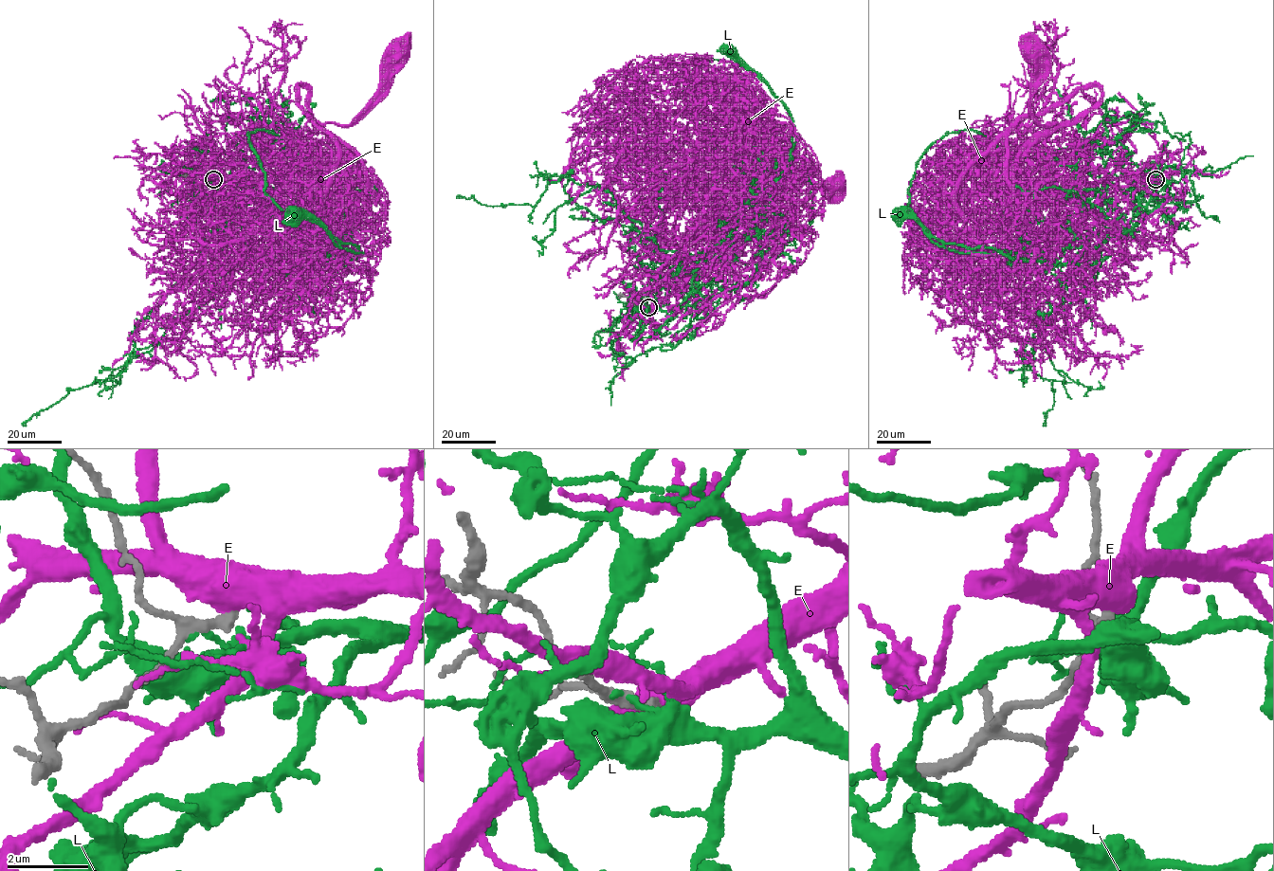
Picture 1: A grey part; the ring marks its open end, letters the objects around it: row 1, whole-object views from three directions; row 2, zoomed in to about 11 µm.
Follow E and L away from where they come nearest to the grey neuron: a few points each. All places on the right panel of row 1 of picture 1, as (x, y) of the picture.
E: (1155, 178), (1110, 178), (1100, 183), (1048, 188), (1021, 209), (1014, 206), (1009, 181)
L: (1155, 180), (1134, 225), (1064, 263), (945, 244), (895, 212)

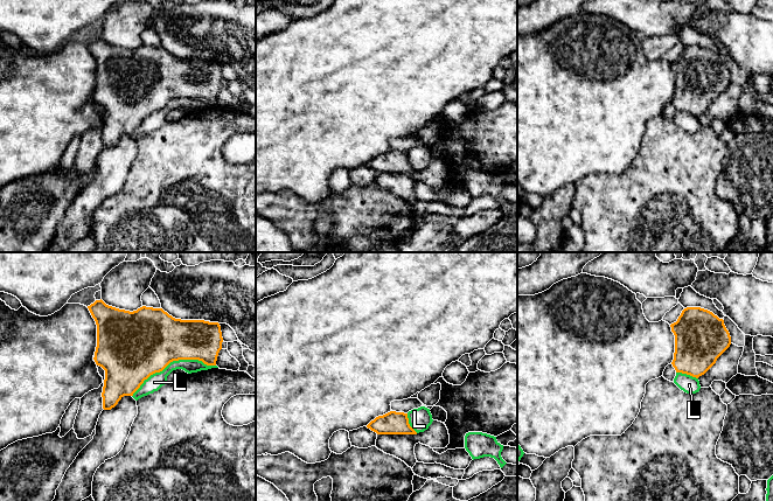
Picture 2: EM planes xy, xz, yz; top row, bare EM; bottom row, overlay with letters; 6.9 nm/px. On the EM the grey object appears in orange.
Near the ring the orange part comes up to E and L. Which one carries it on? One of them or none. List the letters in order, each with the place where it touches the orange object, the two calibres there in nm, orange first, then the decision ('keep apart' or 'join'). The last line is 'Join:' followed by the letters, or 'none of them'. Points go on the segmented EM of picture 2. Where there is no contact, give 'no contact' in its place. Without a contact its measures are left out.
E: no contact | keep apart
L: xy (172, 361) | 460/110 nm | keep apart
Join: none of them

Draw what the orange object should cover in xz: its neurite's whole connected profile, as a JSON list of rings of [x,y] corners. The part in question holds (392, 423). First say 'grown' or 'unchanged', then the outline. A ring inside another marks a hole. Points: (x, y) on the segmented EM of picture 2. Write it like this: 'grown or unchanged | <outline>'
unchanged | [[[396,411],[376,417],[367,427],[377,434],[417,434],[409,424],[408,413]]]

